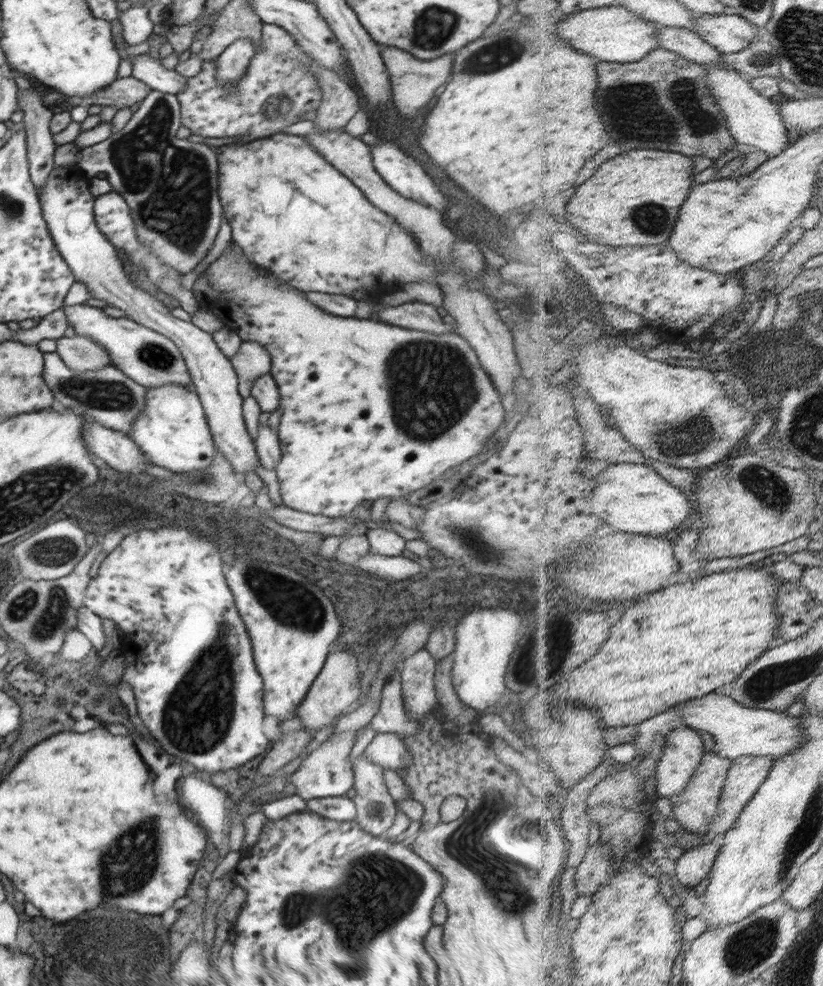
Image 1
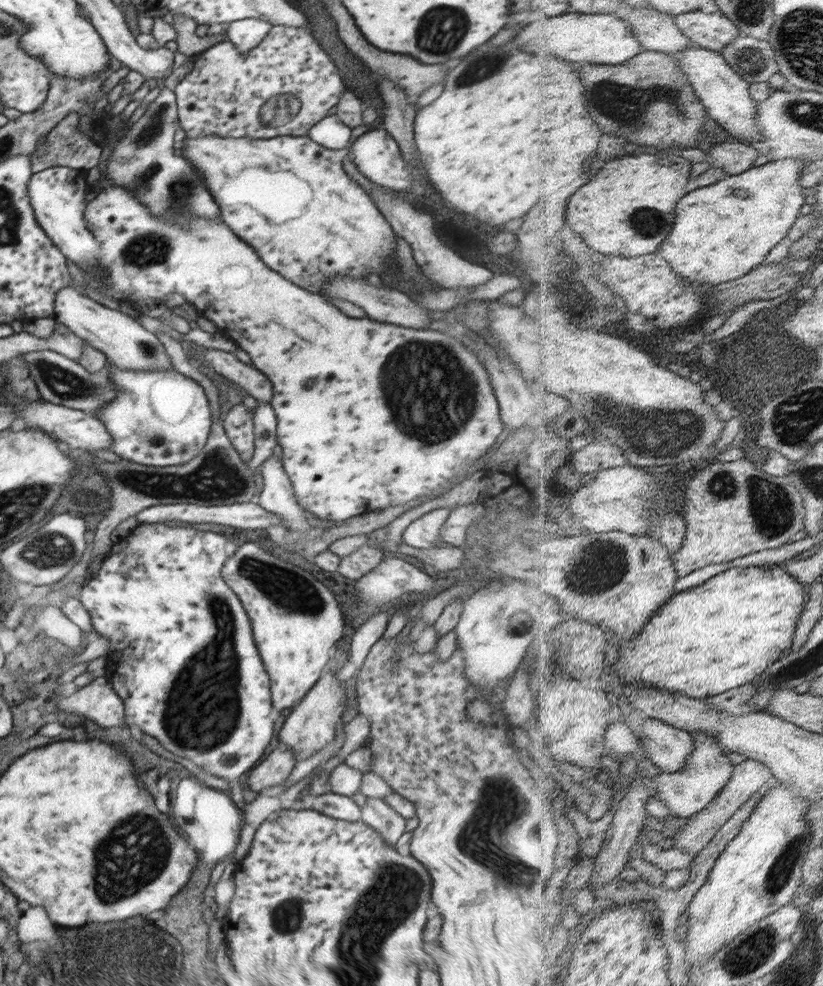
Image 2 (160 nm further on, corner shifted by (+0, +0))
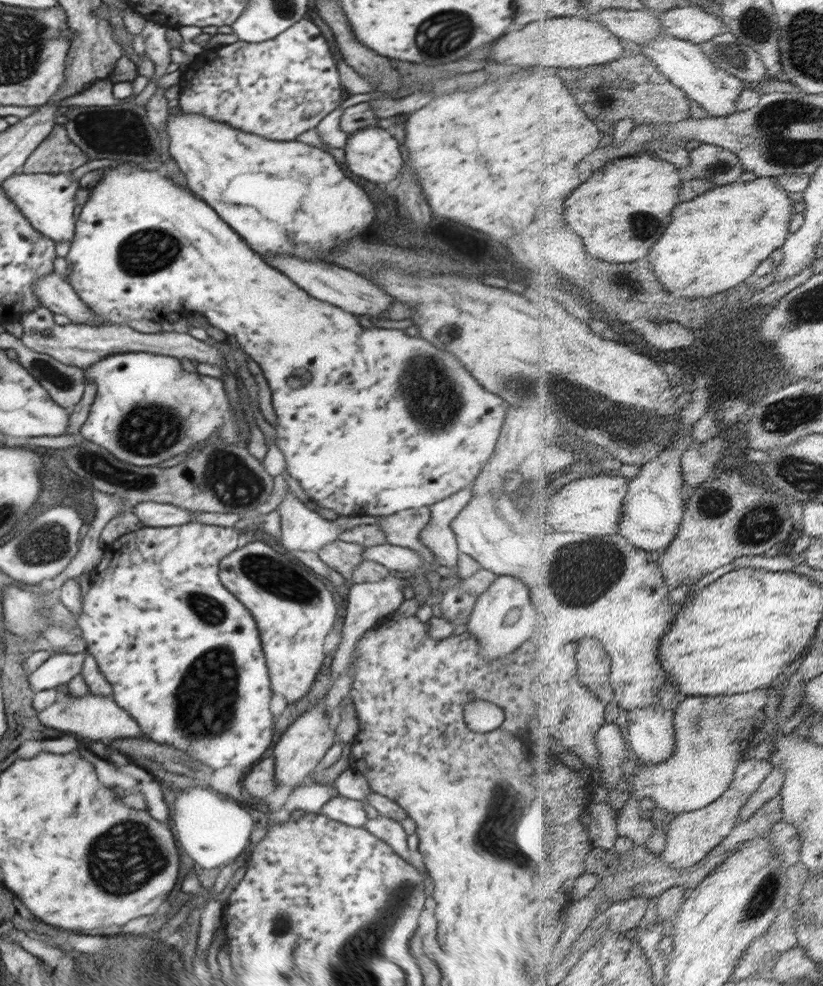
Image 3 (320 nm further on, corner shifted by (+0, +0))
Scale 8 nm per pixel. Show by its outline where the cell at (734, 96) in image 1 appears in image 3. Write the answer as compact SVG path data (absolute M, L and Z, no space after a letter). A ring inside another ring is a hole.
M666 33L651 40L651 43L643 47L643 52L653 58L661 70L688 93L692 102L697 101L708 115L720 118L736 114L740 96L749 84L739 76L720 68L698 43Z

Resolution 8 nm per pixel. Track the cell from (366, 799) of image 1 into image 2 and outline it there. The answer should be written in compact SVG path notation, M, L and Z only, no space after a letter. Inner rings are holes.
M368 796L365 805L361 807L361 813L361 821L377 830L391 846L395 846L405 833L407 819L390 808L383 798Z

